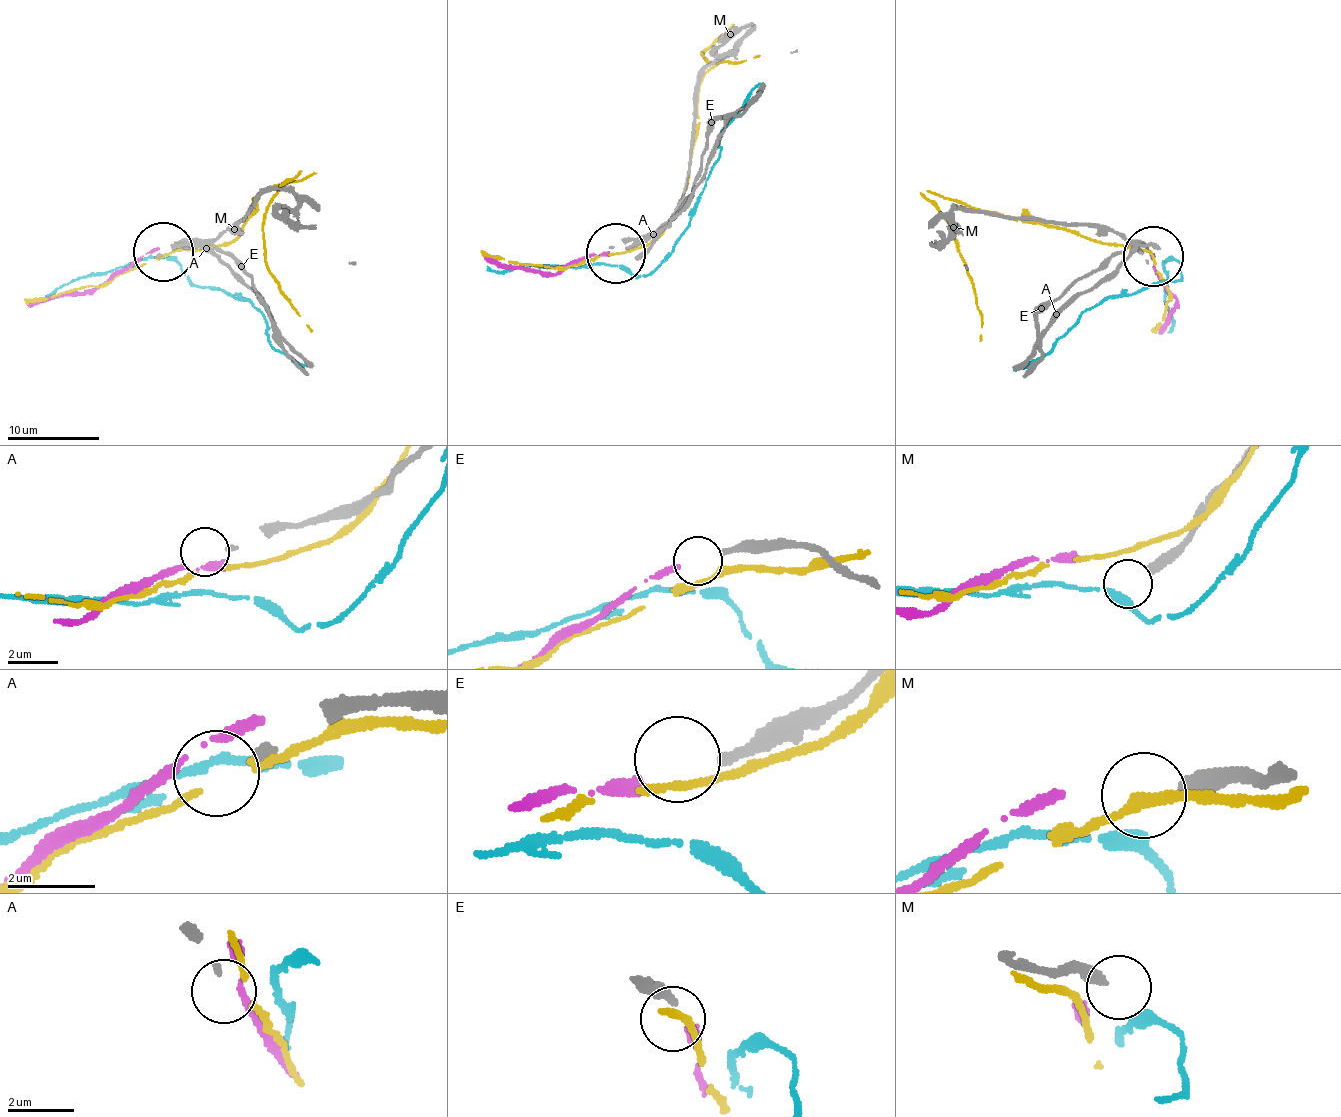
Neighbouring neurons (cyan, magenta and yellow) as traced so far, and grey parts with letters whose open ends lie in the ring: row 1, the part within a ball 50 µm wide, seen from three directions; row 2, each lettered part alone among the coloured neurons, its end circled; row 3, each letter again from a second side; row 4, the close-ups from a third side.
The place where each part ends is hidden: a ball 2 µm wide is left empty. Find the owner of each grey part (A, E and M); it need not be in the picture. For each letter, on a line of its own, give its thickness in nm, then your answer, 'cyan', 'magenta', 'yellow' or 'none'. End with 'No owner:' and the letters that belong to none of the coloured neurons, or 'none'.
A: calibre 150 nm; none
E: calibre 240 nm; magenta
M: calibre 400 nm; none
No owner: A, M

